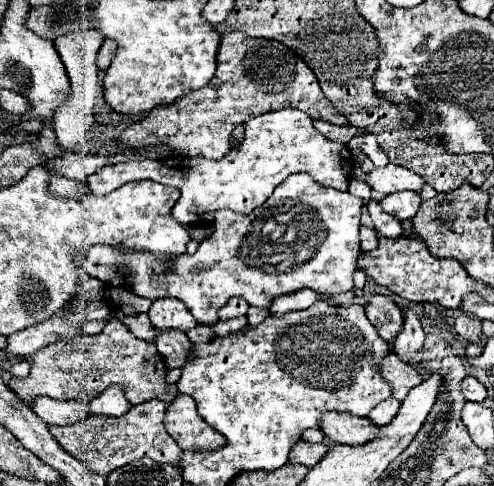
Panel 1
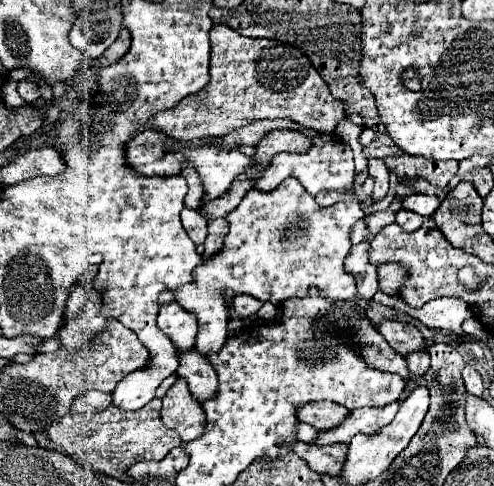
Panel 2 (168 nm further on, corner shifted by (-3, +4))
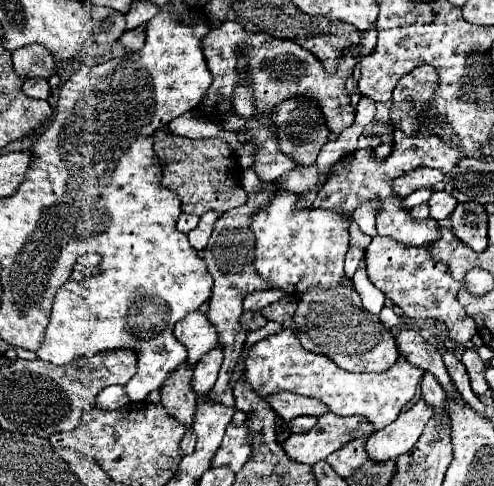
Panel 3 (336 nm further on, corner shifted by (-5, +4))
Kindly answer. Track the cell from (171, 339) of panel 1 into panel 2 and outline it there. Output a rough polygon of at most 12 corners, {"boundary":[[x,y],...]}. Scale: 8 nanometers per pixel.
{"boundary":[[196,350],[180,352],[176,372],[198,404],[218,390],[214,368]]}

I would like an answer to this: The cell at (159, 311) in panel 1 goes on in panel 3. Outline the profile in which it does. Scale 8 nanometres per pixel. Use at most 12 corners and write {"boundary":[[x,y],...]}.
{"boundary":[[194,310],[174,326],[192,368],[218,342],[210,320]]}

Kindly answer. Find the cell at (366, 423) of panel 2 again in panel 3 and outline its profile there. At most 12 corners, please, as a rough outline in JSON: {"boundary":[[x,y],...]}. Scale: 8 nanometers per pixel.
{"boundary":[[328,412],[282,448],[296,462],[316,464],[374,426],[364,416]]}

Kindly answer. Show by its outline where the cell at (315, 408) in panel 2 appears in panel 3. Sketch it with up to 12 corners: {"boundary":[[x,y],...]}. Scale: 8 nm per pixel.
{"boundary":[[294,394],[268,398],[284,422],[298,416],[320,418],[328,406]]}

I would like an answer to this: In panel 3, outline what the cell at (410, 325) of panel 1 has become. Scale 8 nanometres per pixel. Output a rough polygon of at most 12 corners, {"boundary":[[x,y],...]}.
{"boundary":[[434,374],[422,376],[422,398],[430,406],[442,406],[444,388]]}

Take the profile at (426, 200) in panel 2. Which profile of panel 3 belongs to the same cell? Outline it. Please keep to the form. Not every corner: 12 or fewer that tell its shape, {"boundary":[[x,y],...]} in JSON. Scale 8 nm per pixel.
{"boundary":[[434,192],[428,200],[430,216],[444,220],[456,208],[448,192]]}

